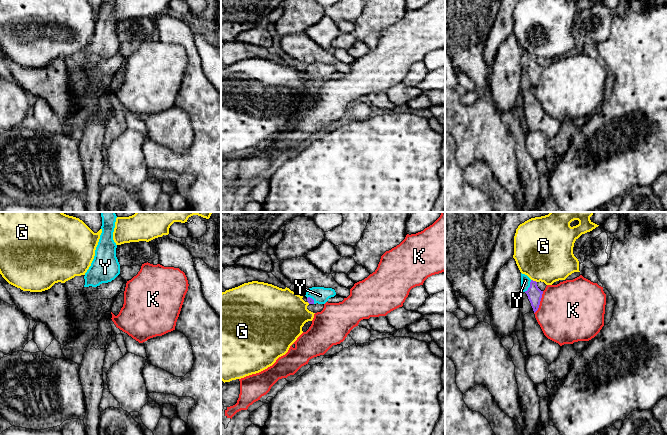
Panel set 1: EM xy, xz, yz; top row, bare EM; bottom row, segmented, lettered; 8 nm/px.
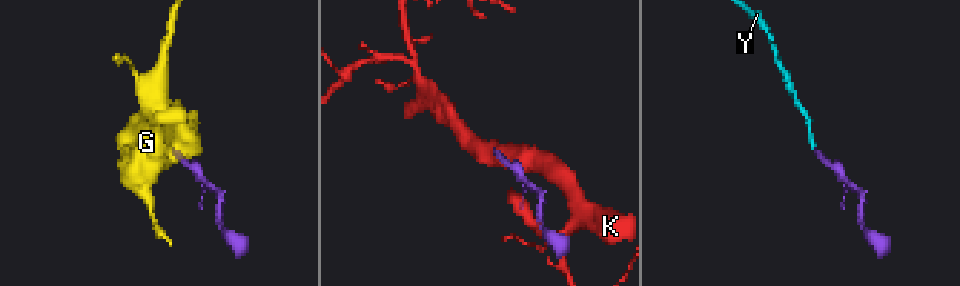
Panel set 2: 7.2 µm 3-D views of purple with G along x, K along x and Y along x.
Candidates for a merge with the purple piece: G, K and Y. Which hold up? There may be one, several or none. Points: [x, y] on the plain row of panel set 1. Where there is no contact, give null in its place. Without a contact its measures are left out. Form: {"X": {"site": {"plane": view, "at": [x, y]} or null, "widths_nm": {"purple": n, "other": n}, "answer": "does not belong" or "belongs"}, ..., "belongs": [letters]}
{"G": {"site": {"plane": "yz", "at": [534, 57]}, "widths_nm": {"purple": 120, "other": 460}, "answer": "does not belong"}, "K": {"site": {"plane": "yz", "at": [539, 78]}, "widths_nm": {"purple": 120, "other": 480}, "answer": "does not belong"}, "Y": {"site": {"plane": "yz", "at": [530, 62]}, "widths_nm": {"purple": 120, "other": 80}, "answer": "belongs"}, "belongs": ["Y"]}

